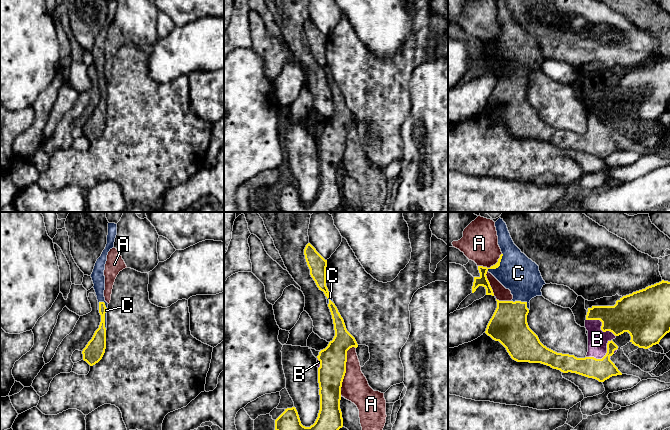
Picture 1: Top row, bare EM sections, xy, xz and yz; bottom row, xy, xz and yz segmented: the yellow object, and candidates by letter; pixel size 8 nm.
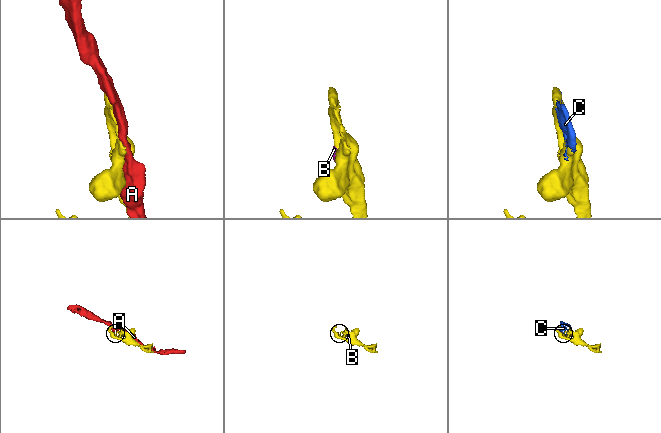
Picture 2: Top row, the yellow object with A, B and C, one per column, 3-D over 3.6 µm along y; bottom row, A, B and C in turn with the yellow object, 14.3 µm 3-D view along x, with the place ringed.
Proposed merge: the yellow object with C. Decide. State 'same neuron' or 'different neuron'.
same neuron

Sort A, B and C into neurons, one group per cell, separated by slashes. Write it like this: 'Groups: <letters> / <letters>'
Groups: A / B C

